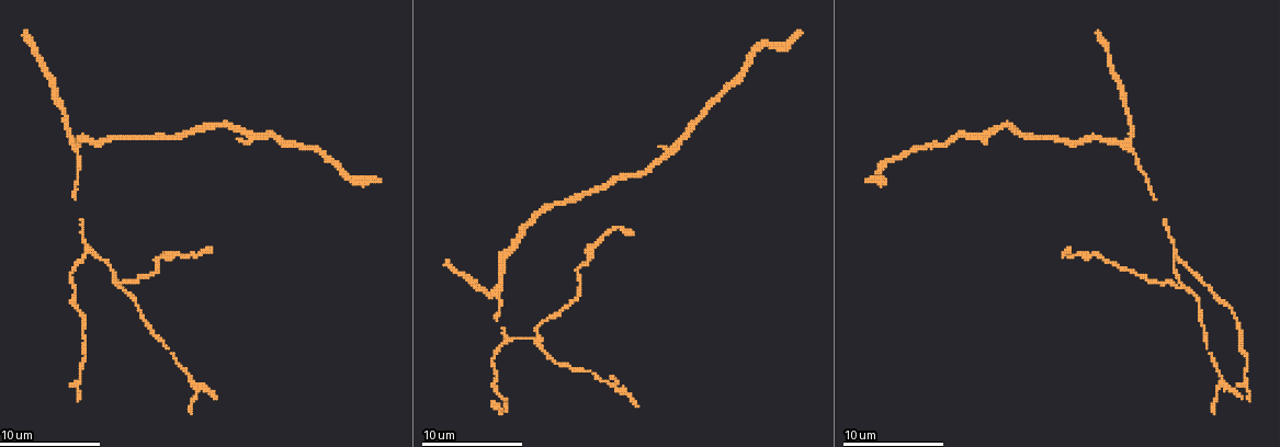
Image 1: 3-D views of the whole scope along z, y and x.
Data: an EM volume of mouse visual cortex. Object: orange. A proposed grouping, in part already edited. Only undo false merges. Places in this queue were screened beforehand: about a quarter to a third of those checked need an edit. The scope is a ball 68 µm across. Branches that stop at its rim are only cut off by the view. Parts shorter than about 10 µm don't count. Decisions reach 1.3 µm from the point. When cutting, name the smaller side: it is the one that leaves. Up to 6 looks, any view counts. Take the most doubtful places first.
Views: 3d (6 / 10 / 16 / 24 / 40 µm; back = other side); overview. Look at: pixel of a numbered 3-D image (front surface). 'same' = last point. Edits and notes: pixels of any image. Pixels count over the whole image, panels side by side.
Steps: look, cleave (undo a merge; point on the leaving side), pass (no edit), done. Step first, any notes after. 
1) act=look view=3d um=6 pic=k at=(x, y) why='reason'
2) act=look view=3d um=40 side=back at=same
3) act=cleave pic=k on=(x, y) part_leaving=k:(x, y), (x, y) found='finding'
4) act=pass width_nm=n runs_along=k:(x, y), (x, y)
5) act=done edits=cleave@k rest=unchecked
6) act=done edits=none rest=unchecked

act=look view=3d um=10 pic=1 at=(539, 339) why='three arms meet'

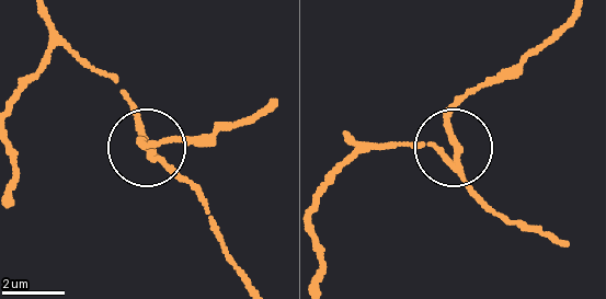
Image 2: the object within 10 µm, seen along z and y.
act=look view=3d um=10 side=back pic=2 at=(150, 151)

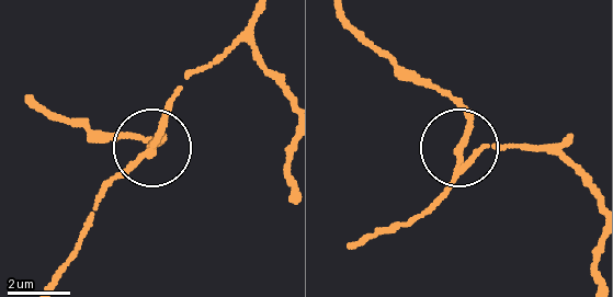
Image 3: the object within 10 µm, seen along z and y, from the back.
act=cleave pic=3 on=(465, 129) found='two cells meet here'

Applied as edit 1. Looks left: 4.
act=look view=overview

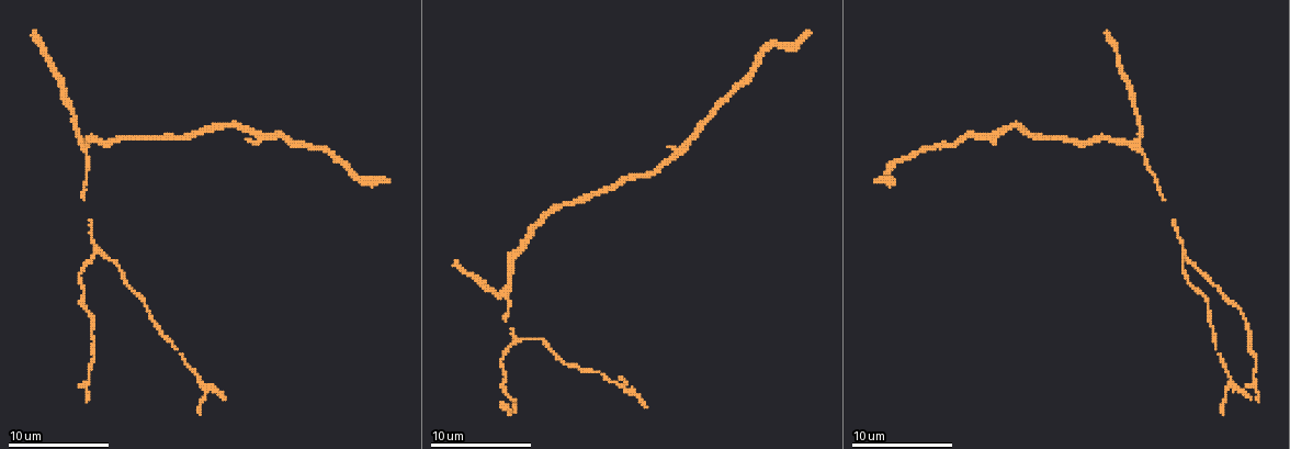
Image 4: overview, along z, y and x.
act=look view=3d um=16 pic=4 at=(80, 143) why='side arm on a straight run'

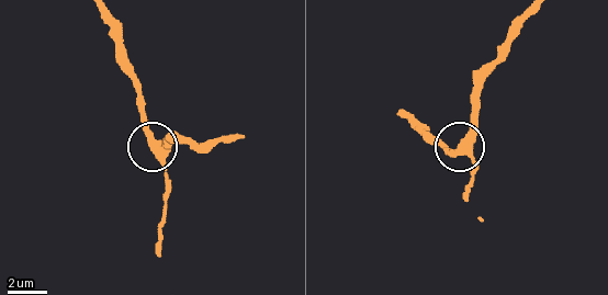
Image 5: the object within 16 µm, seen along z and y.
act=look view=3d um=6 pic=5 at=(461, 151)

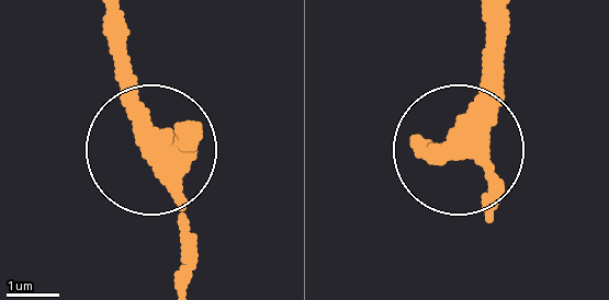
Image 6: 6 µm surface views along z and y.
act=pass width_nm=360 found='continuous, no second cell'

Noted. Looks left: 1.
act=done edits=cleave@3 rest=unchecked

